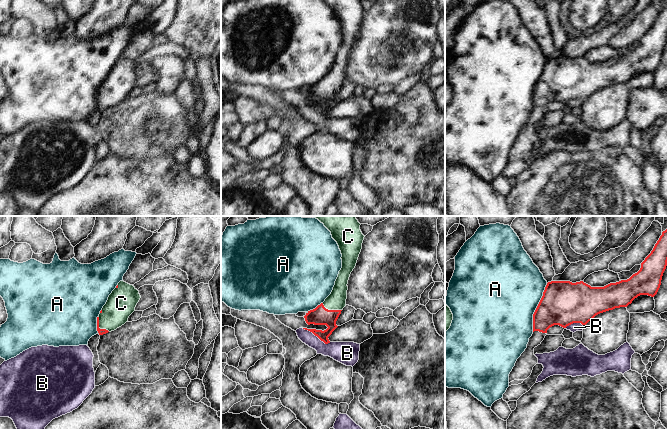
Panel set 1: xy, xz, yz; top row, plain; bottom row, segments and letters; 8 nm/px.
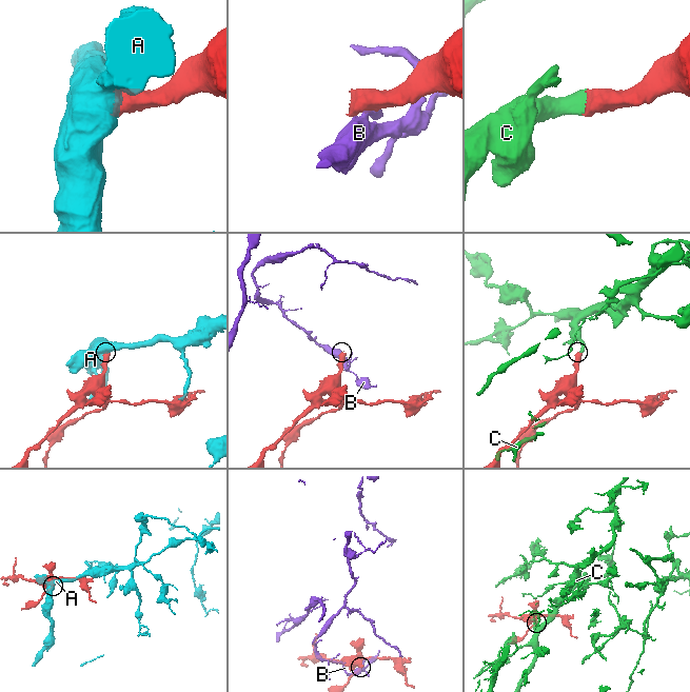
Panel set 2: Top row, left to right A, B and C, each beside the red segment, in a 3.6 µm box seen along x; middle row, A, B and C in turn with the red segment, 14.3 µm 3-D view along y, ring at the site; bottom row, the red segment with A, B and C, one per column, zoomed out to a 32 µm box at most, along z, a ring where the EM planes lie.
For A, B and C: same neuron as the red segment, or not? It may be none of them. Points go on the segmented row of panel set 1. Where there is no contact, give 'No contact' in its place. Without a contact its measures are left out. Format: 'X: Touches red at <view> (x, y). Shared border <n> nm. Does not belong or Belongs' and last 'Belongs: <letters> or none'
A: Touches red at yz (537, 307). Shared border 420 nm. Does not belong
B: Touches red at xz (316, 335). Shared border 260 nm. Does not belong
C: Touches red at xz (331, 310). Shared border 170 nm. Belongs
Belongs: C.

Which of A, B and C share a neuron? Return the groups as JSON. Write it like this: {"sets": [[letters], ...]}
{"sets": [["A"], ["B"], ["C"]]}

